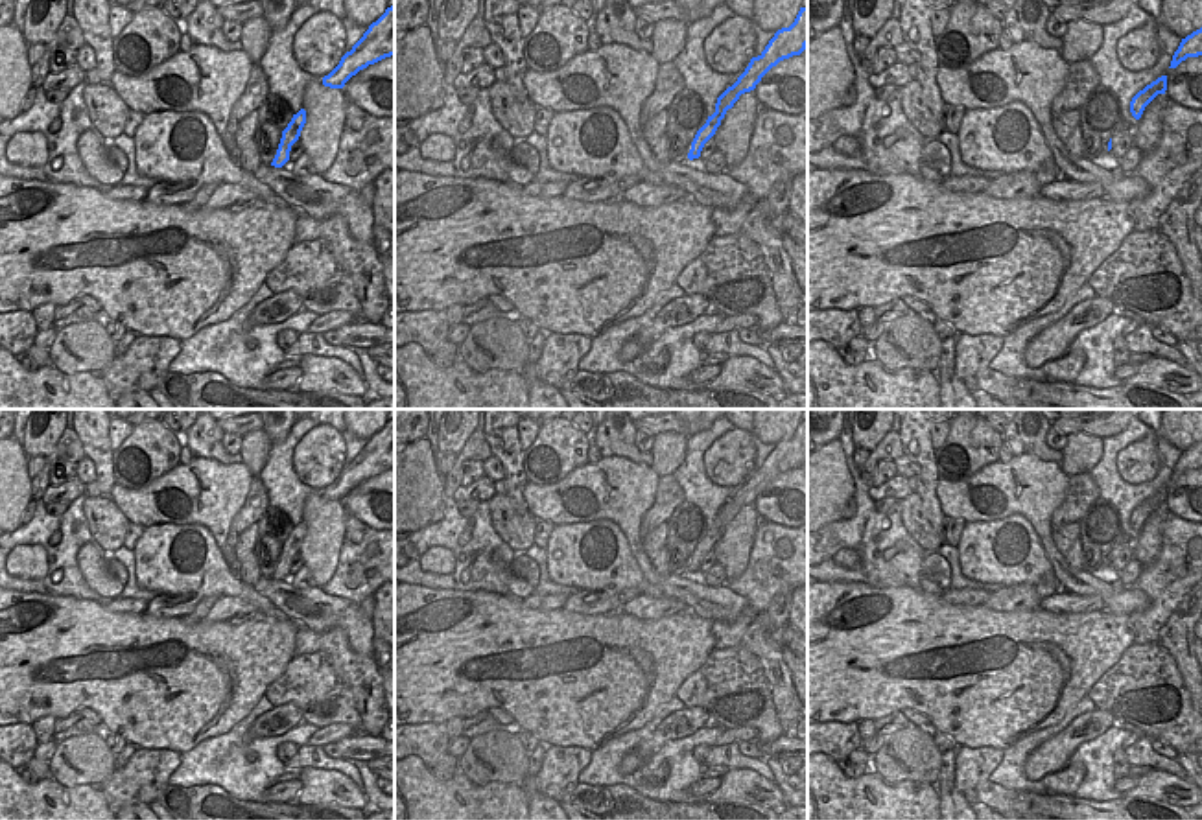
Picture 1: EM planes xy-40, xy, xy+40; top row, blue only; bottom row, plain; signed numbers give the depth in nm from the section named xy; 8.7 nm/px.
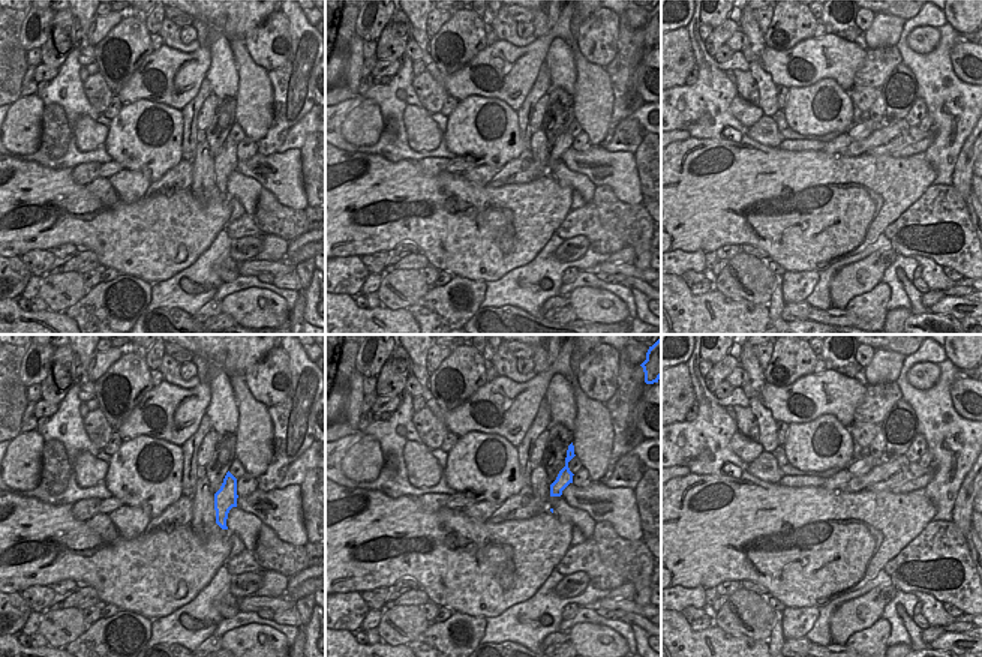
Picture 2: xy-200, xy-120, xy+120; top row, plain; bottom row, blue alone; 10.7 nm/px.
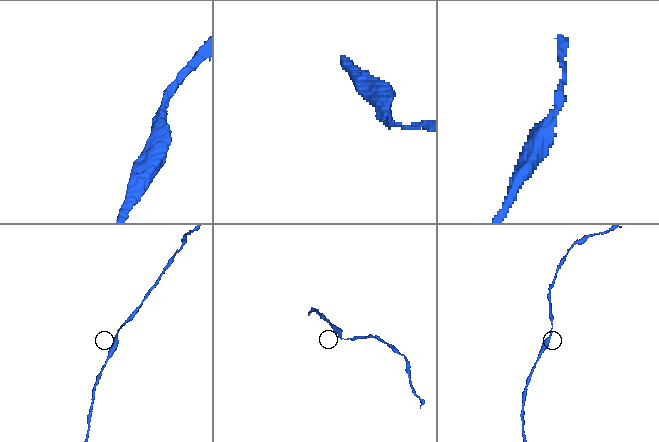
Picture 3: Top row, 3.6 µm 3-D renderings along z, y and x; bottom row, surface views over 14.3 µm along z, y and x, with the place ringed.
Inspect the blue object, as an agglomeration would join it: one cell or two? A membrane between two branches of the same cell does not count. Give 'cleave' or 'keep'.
keep

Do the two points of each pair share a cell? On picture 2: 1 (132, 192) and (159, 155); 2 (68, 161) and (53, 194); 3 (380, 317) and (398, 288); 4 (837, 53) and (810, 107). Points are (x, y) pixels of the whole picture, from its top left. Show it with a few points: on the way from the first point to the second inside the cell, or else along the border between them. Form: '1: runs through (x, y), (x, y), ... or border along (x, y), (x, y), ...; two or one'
1: border along (125, 168), (141, 171), (152, 182); two
2: border along (30, 161), (53, 168), (71, 170); two
3: border along (381, 305), (390, 309), (405, 309); two
4: border along (790, 87), (807, 87), (832, 78), (847, 92); two

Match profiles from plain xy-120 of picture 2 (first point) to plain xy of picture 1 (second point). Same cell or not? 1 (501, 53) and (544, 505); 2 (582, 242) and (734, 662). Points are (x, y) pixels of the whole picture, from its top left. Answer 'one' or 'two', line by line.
1: one
2: two

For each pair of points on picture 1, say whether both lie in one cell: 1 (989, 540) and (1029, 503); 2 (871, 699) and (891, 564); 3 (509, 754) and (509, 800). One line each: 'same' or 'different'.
1: different
2: different
3: different

